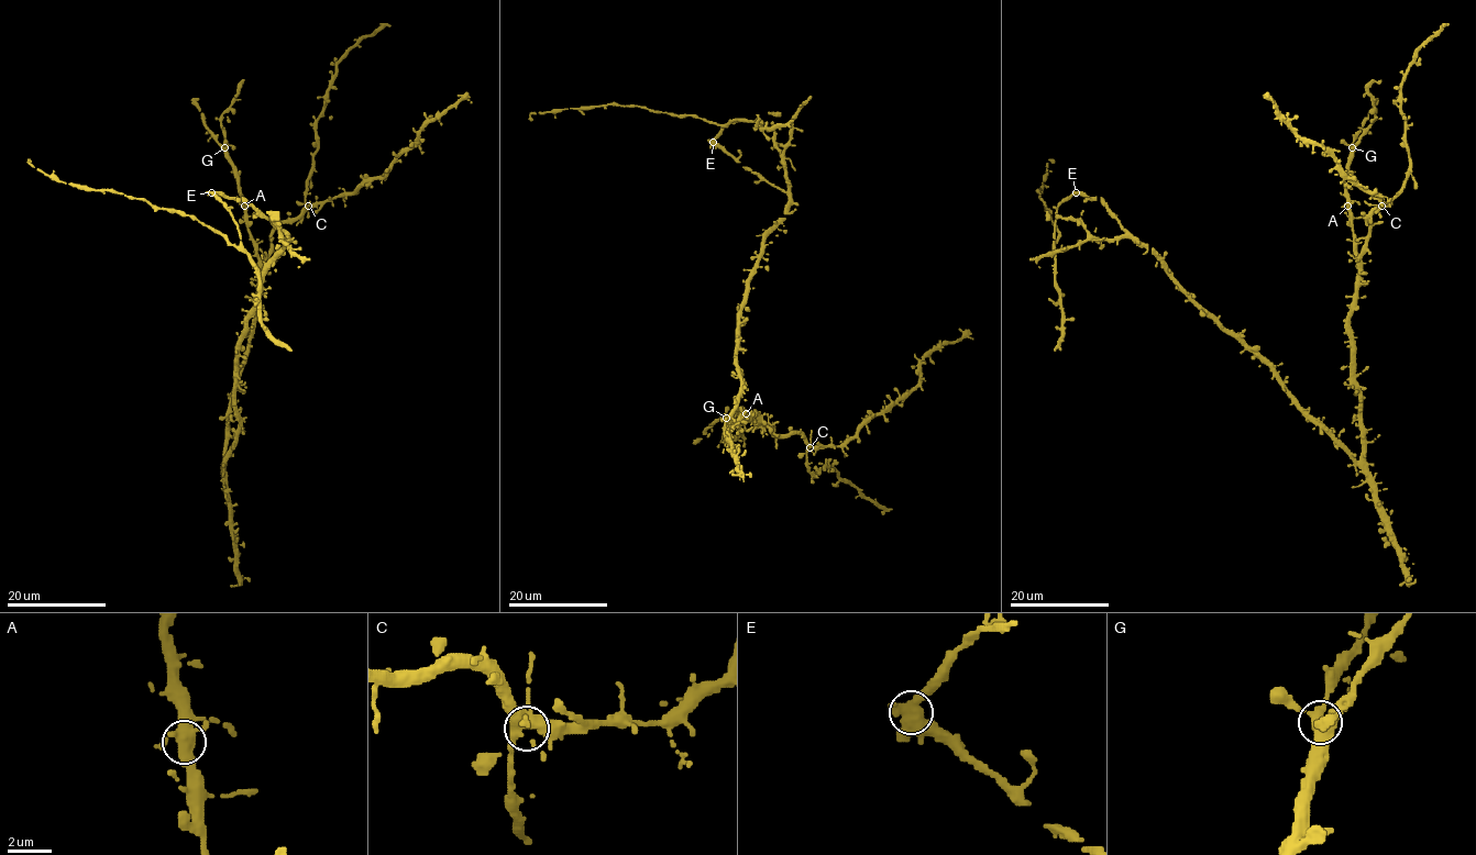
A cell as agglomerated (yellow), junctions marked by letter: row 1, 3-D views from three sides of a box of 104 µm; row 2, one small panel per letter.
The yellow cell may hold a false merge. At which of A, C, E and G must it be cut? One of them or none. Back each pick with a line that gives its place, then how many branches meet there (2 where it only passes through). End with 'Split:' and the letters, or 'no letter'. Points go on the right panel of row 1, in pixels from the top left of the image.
E: Place: (1076, 192). Branches: 4
Split: E

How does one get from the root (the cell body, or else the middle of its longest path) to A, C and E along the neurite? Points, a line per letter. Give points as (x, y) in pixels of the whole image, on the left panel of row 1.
A: (235, 378), (239, 429), (234, 447), (224, 461), (230, 392), (245, 359), (256, 310), (259, 258), (244, 206)
C: (235, 378), (239, 429), (224, 461), (230, 392), (245, 359), (272, 233), (308, 206)
E: (235, 378), (237, 345), (245, 320), (256, 301), (263, 273), (279, 253), (287, 236), (250, 203), (211, 192)

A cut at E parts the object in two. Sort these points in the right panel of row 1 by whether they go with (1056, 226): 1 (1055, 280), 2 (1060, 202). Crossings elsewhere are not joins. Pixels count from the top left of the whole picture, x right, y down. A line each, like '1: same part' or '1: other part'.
1: same part
2: same part

